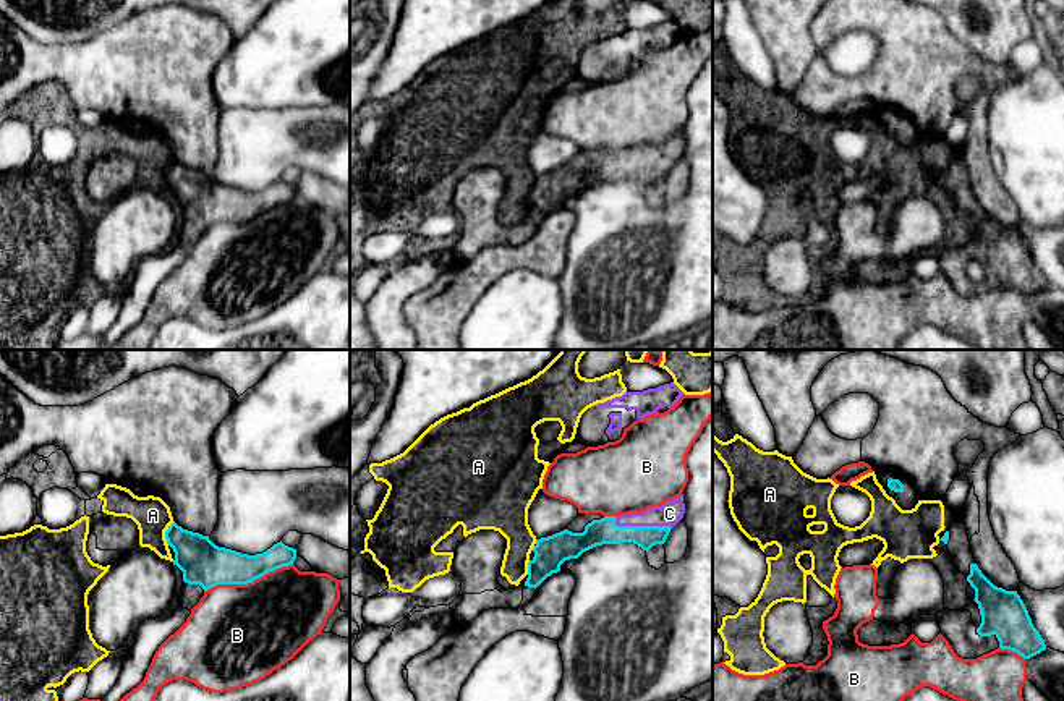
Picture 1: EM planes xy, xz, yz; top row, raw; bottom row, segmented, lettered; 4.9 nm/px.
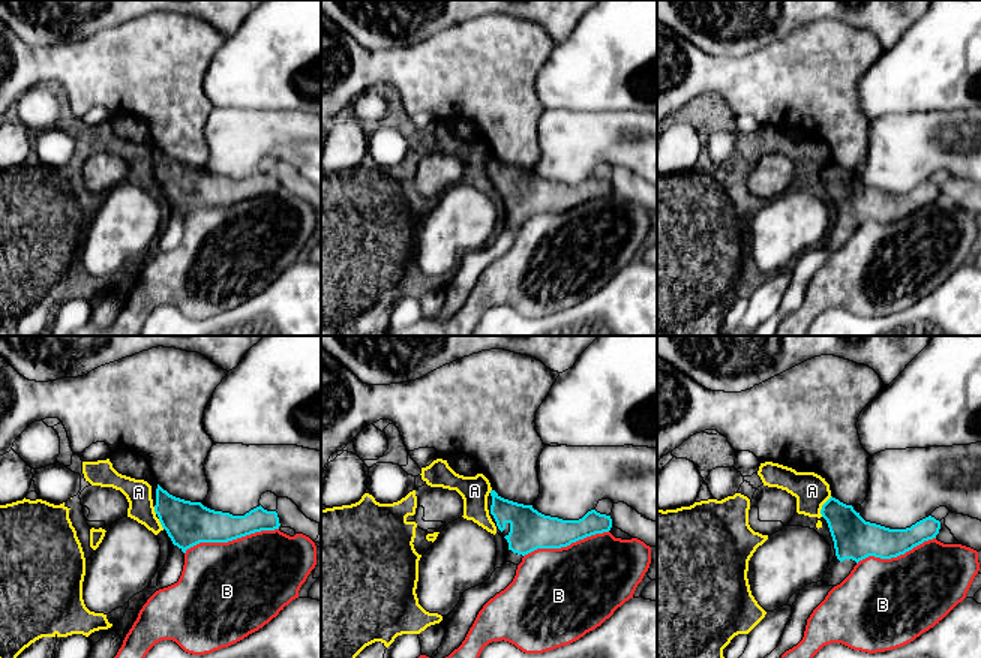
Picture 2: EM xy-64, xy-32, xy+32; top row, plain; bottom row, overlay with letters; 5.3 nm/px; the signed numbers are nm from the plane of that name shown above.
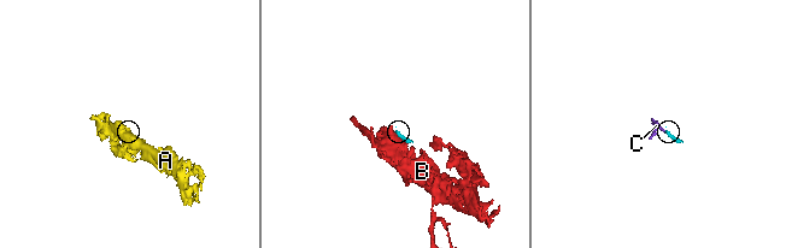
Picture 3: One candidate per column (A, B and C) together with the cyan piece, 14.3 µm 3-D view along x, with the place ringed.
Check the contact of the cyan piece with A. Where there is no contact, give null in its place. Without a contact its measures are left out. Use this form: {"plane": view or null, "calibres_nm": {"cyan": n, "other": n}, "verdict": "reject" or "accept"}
{"plane": "xy", "calibres_nm": {"cyan": 220, "other": 180}, "verdict": "reject"}

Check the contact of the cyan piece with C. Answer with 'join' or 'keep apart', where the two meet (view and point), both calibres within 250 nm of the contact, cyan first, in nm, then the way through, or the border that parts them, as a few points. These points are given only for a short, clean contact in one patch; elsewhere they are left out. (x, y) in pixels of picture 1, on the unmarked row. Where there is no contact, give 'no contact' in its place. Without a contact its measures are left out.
join; meets cyan in xz at (640, 164); 130 nm thick on the cyan side, 120 nm on the other; runs through xz (601, 169), (640, 164), (653, 164), (669, 151)

